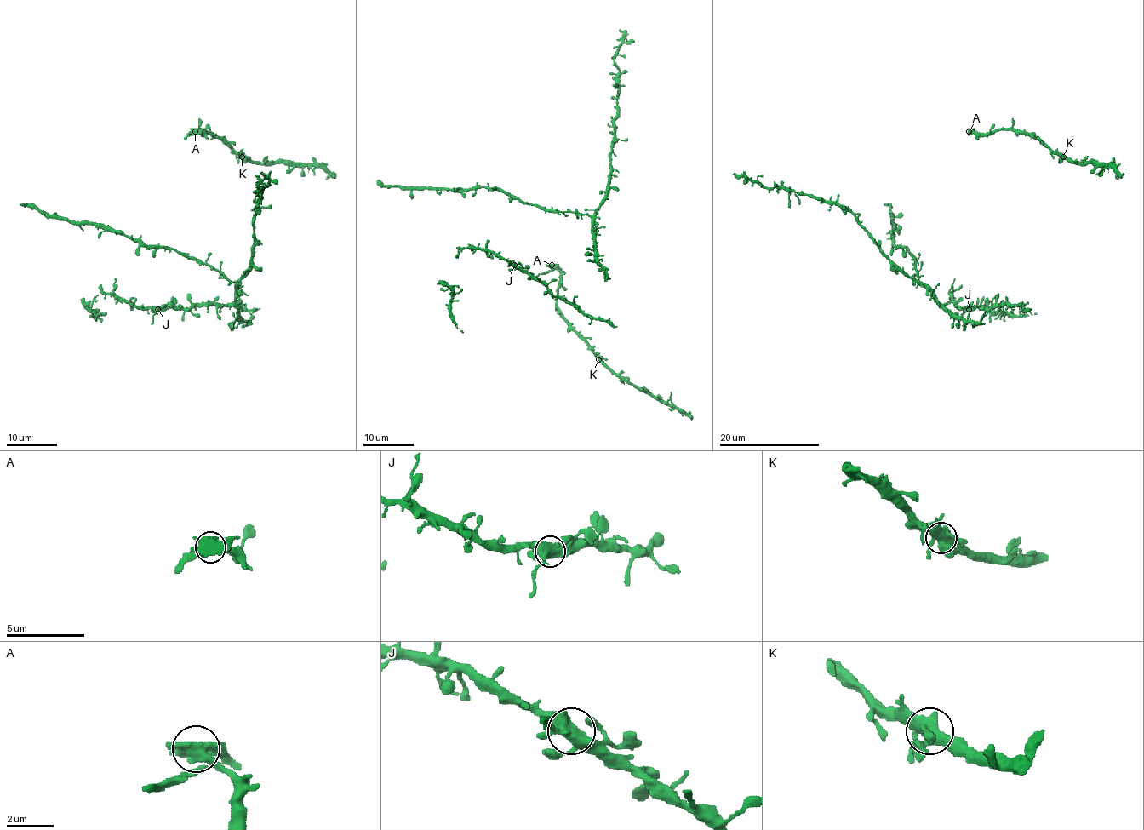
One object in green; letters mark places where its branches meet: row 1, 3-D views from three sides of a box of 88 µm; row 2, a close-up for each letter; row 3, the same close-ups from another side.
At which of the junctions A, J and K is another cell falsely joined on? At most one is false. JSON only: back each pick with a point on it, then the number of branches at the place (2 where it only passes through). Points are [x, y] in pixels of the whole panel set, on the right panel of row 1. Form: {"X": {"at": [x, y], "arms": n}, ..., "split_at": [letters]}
{"A": {"at": [969, 131], "arms": 5}, "split_at": ["A"]}

